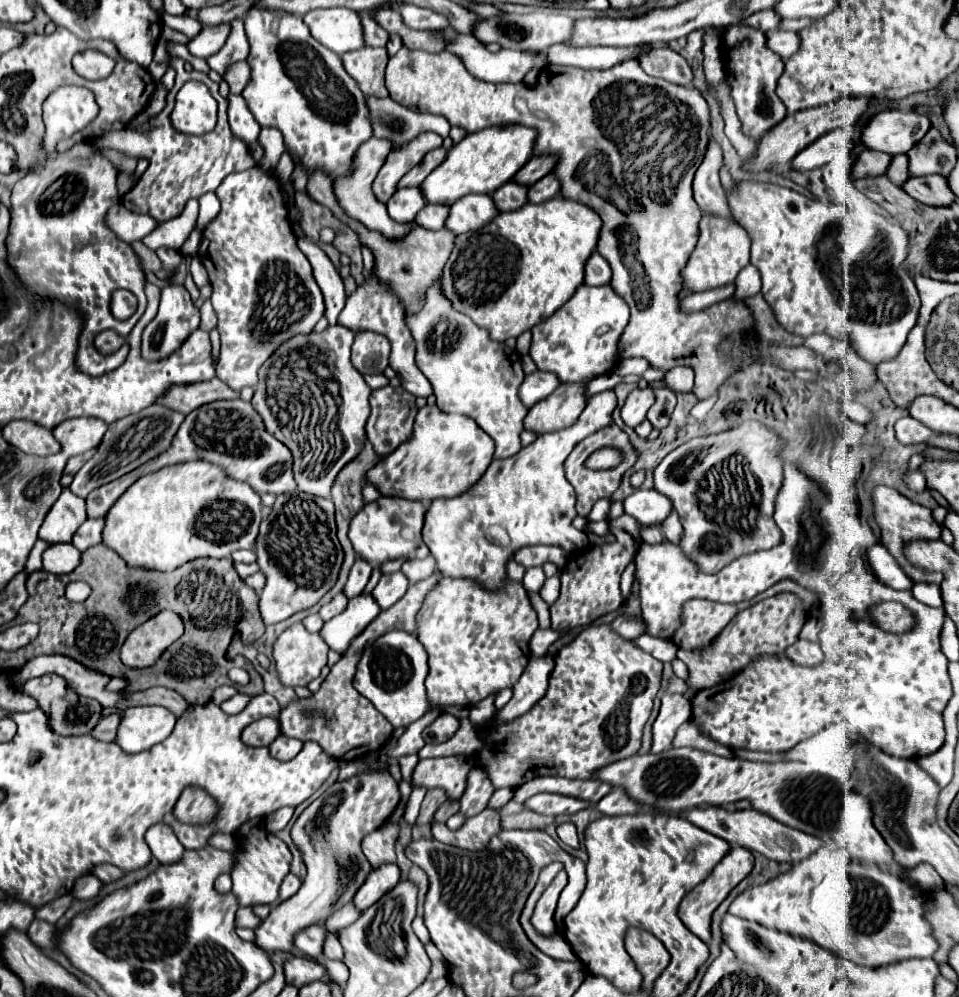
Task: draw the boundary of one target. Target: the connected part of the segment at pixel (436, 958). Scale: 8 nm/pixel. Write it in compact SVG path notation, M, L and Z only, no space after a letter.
M429 941L429 943L425 946L425 949L432 962L430 974L428 974L427 980L435 980L443 977L447 971L447 962L445 965L445 959L441 955L441 952L432 941Z

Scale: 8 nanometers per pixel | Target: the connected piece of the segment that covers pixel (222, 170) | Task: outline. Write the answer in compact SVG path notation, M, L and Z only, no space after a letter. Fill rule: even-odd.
M160 38L154 50L156 62L168 62L170 66L176 68L176 82L174 82L174 88L170 90L170 94L166 98L166 108L156 118L152 118L150 122L138 126L138 130L124 128L120 132L110 132L108 136L102 136L104 148L116 148L116 150L124 152L126 156L148 158L148 172L140 178L140 184L143 182L143 185L135 185L127 194L120 197L120 204L132 212L150 214L152 218L158 218L158 220L168 220L168 218L178 216L190 198L200 198L202 194L216 190L228 174L240 172L240 170L250 170L256 164L248 152L248 144L244 140L236 138L228 126L228 118L226 118L228 100L220 98L218 84L214 84L202 72L196 72L196 70L186 72L182 59L170 57L166 48L167 41ZM188 80L204 82L210 88L210 94L214 98L218 98L218 106L220 106L218 124L212 132L202 134L202 136L178 132L170 122L176 92Z

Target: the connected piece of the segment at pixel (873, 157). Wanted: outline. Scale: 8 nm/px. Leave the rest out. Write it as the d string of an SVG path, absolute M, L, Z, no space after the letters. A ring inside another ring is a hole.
M864 150L858 156L858 162L854 166L854 178L864 178L864 176L882 176L886 174L888 166L890 166L892 156L884 154L884 152L872 152L872 150Z

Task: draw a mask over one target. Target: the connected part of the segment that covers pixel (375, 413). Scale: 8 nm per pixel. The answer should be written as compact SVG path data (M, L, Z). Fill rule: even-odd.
M386 386L386 388L372 392L370 406L372 406L372 414L370 414L368 424L366 424L366 436L368 436L370 444L374 446L376 456L384 458L384 456L392 454L400 444L404 444L412 436L412 424L414 424L414 418L418 414L416 398L408 392L404 392L402 388Z

